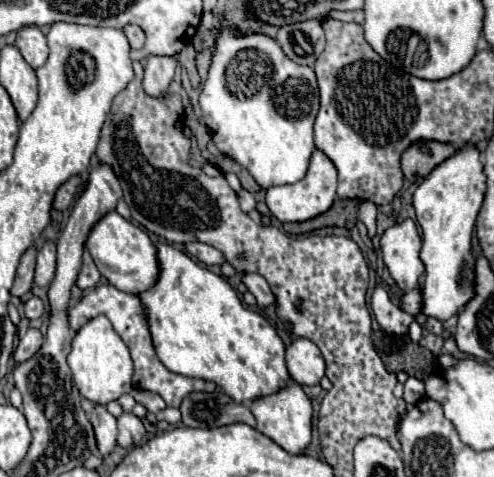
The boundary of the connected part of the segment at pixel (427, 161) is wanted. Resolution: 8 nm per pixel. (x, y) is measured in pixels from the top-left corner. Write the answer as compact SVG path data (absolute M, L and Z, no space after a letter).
M434 140L430 142L420 142L412 144L408 152L402 156L402 170L406 180L416 182L418 178L426 178L436 166L440 166L444 160L456 154L456 148L452 144L436 144Z

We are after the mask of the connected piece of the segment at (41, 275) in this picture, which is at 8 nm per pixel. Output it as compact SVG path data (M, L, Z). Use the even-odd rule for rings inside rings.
M46 240L44 246L38 250L36 260L36 278L34 282L38 286L50 286L56 272L56 244L52 240Z

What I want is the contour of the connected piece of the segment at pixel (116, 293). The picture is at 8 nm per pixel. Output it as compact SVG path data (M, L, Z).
M112 284L106 286L96 286L94 290L86 292L82 296L82 300L68 310L68 322L72 326L72 330L78 330L82 324L86 324L90 318L104 314L108 316L108 320L112 322L114 330L118 332L118 336L124 340L124 344L130 348L132 360L134 360L134 386L154 392L158 396L164 398L164 402L168 406L180 406L180 402L184 400L184 396L188 396L190 392L214 392L216 384L214 382L206 382L206 380L194 380L194 378L186 378L180 374L170 374L166 370L166 366L158 360L154 346L152 346L152 338L148 332L148 324L142 316L142 308L140 308L140 298L134 294L126 294L122 290L118 290Z

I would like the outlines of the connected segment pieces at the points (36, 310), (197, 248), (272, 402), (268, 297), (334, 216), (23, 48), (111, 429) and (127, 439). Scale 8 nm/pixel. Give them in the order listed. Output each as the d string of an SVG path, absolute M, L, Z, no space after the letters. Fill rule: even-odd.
M32 296L32 298L24 304L24 312L26 312L26 318L28 318L28 320L38 320L40 316L46 314L46 306L44 306L44 302L42 302L38 296Z
M190 242L190 244L186 244L186 250L188 250L190 256L198 258L202 264L208 264L208 266L216 264L216 266L220 266L224 276L234 276L236 274L236 270L232 268L232 264L226 262L222 252L212 248L212 246L208 246L208 244L204 244L204 242Z
M288 380L278 392L270 396L260 396L250 402L250 410L256 418L256 430L272 438L278 446L282 446L290 454L300 454L312 440L312 404L304 394L302 386L294 380Z
M244 274L244 276L242 276L242 282L244 282L246 288L256 296L260 308L266 308L266 306L270 306L270 304L274 302L272 290L270 290L268 282L266 282L260 274Z
M336 200L332 208L316 218L310 218L306 222L296 222L296 224L284 224L284 230L288 234L308 234L318 228L326 226L348 226L352 228L356 222L356 212L358 212L360 200Z
M24 26L24 28L20 28L18 34L16 34L14 46L20 50L20 54L24 56L24 60L32 68L40 68L48 60L46 36L36 26Z
M96 404L90 414L90 422L96 432L96 442L98 442L100 454L104 456L104 454L112 452L116 446L116 418L106 410L106 406Z
M124 412L118 418L118 444L120 446L138 444L144 434L146 434L146 428L144 428L142 420L138 416L134 416L132 412Z

